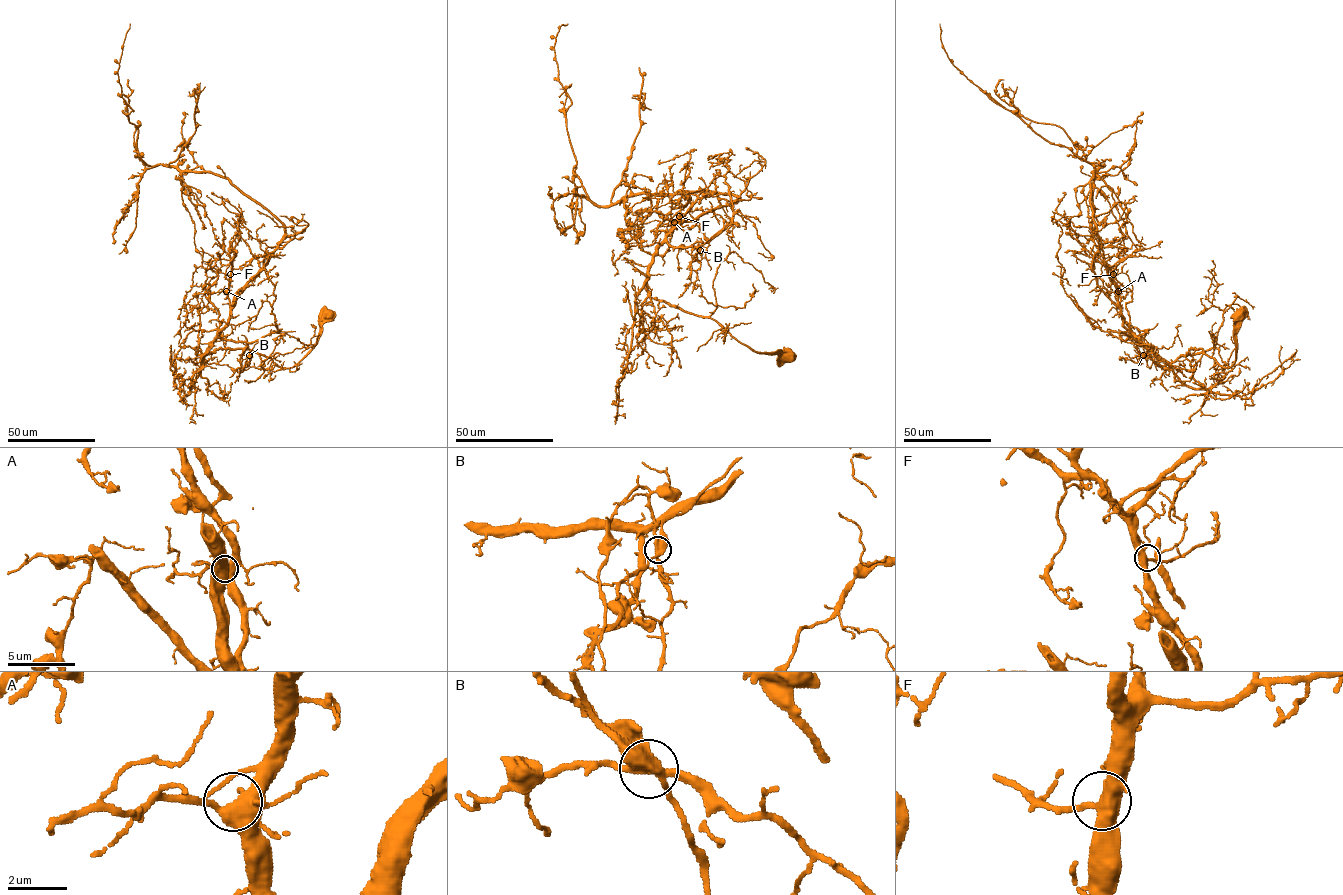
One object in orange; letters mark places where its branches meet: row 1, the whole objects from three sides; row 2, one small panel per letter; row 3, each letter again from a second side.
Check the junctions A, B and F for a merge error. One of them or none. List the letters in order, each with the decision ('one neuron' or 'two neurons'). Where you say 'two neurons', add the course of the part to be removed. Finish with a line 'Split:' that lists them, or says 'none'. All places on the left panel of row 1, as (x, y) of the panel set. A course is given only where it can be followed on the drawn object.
A: one neuron
B: two neurons | (249, 355), (259, 340), (282, 328)
F: one neuron
Split: B

